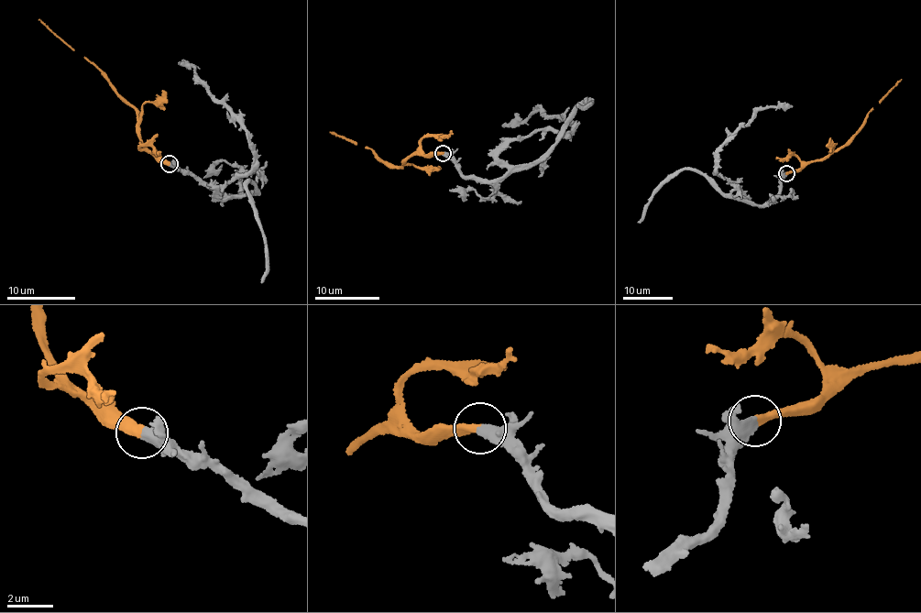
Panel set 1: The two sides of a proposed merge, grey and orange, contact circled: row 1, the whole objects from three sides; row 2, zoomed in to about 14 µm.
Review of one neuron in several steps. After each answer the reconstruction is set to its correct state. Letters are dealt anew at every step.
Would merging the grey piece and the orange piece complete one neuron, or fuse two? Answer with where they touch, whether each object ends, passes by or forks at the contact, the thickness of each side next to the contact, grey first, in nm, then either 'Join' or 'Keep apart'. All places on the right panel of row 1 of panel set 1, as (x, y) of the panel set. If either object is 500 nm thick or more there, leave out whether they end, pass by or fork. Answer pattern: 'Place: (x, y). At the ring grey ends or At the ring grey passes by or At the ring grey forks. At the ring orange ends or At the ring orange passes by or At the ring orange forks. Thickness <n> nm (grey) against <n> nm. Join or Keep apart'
Place: (786, 173). At the ring grey ends. At the ring orange ends. Thickness 480 nm (grey) against 400 nm. Join

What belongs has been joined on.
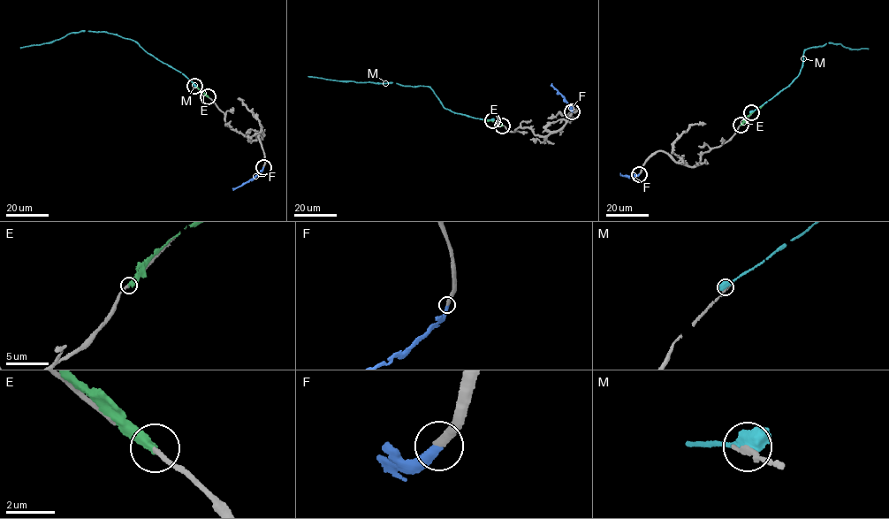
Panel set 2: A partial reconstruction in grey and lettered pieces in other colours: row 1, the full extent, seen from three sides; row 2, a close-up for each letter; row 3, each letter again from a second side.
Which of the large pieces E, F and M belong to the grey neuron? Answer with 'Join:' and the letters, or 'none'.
Join: F

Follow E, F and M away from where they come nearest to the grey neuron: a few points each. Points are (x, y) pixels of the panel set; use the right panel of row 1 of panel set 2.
E: (740, 124), (763, 105)
F: (639, 174), (620, 173)
M: (752, 112), (799, 75), (807, 49), (830, 41), (851, 49), (868, 49)

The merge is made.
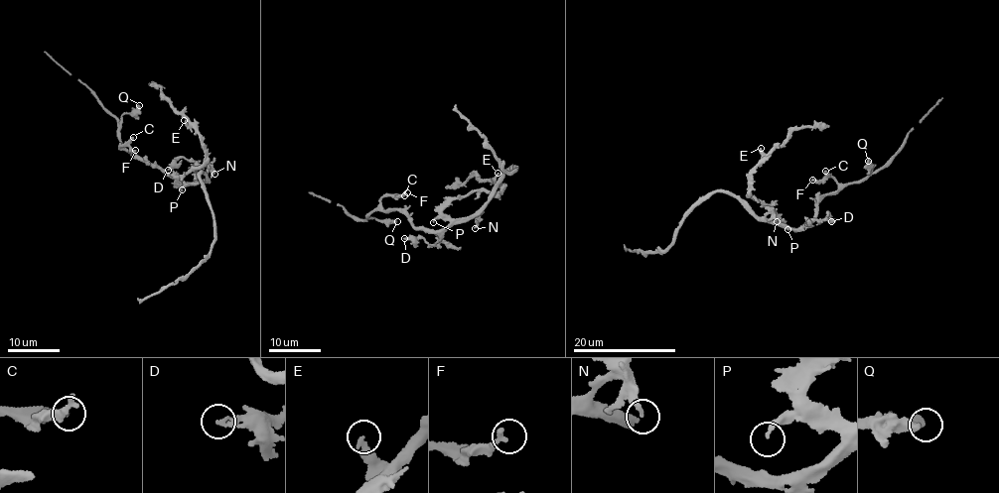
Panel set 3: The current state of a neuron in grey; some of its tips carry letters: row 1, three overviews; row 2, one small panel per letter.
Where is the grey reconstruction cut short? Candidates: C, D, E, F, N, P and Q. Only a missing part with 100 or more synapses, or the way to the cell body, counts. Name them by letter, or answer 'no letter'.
no letter

